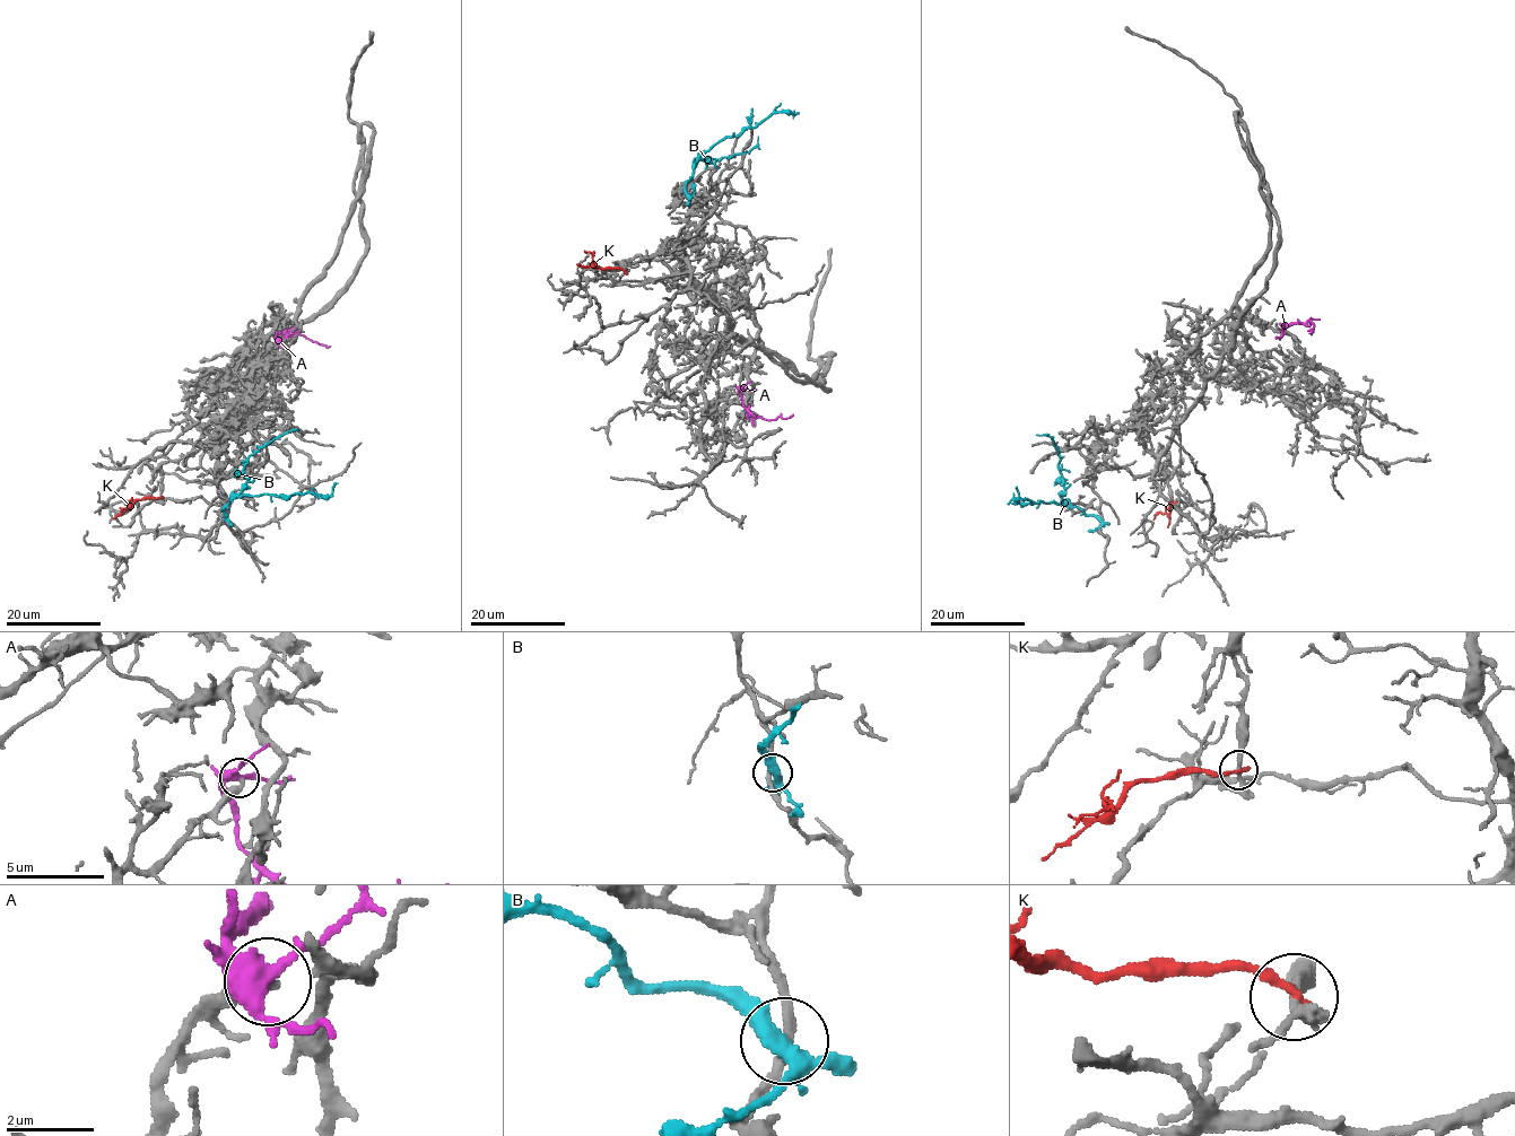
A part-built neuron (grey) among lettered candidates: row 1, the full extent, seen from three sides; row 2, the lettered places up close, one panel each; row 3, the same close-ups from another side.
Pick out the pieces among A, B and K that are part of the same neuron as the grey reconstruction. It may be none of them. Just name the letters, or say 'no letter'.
A

